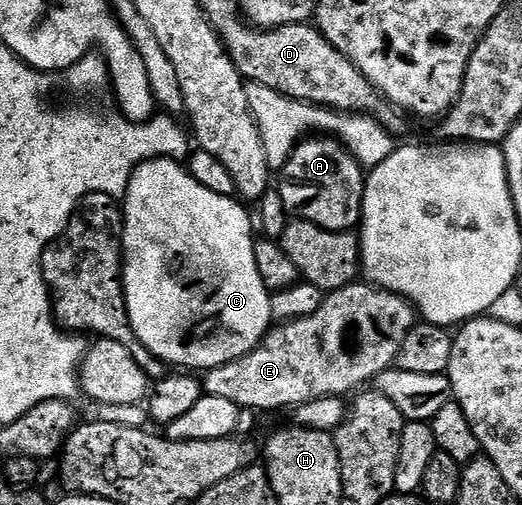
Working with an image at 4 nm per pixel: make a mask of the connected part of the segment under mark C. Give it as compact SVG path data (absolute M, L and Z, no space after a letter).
M156 157L137 168L131 175L129 186L123 198L123 228L121 230L121 286L125 288L125 306L131 327L137 338L159 360L169 367L180 367L185 371L208 371L231 363L243 355L247 355L269 332L274 324L271 315L271 294L263 279L259 279L259 267L255 267L255 236L249 220L250 210L240 200L232 196L224 197L199 183L192 177L188 168L180 160L172 157Z

